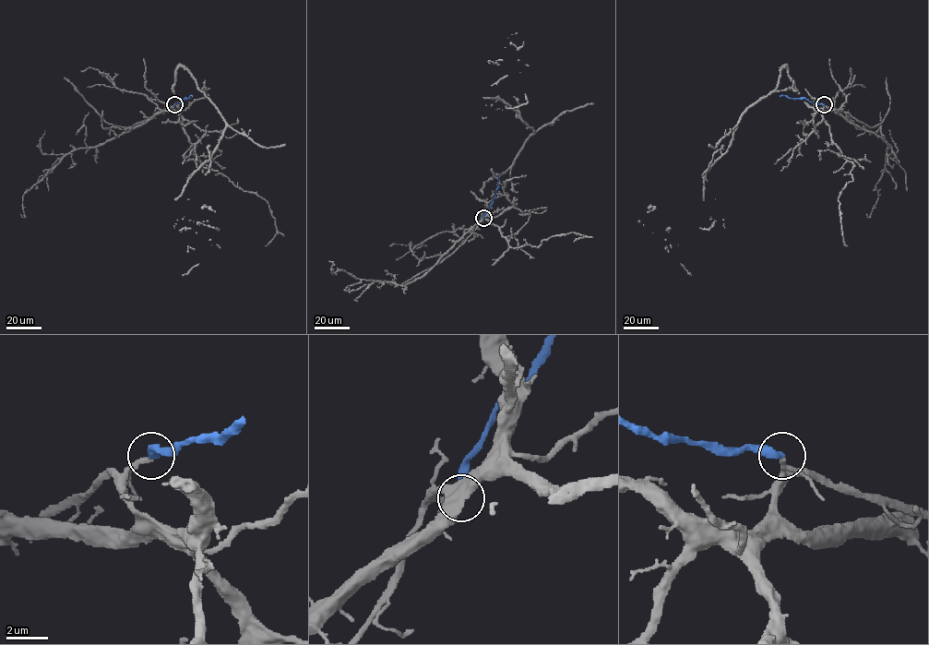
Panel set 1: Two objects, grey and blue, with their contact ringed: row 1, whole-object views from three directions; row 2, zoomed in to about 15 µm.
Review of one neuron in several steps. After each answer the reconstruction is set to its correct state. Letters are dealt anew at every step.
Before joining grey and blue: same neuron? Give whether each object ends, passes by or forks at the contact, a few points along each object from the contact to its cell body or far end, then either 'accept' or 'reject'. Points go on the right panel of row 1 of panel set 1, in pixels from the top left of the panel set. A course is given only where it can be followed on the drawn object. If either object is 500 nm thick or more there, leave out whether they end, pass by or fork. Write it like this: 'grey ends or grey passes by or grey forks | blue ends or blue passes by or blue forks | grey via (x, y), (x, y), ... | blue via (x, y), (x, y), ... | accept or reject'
grey ends | blue ends | grey via (824, 105), (788, 88), (747, 109), (704, 178), (715, 199), (708, 229), (652, 232), (639, 220), (650, 204) | blue via (824, 104), (814, 103), (805, 98), (780, 96) | reject

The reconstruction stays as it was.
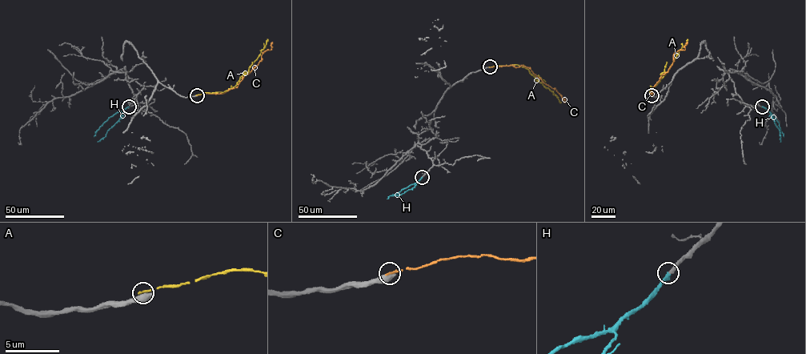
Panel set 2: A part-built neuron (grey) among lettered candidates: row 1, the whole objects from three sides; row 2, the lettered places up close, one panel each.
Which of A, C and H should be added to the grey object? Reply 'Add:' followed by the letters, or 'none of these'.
Add: H

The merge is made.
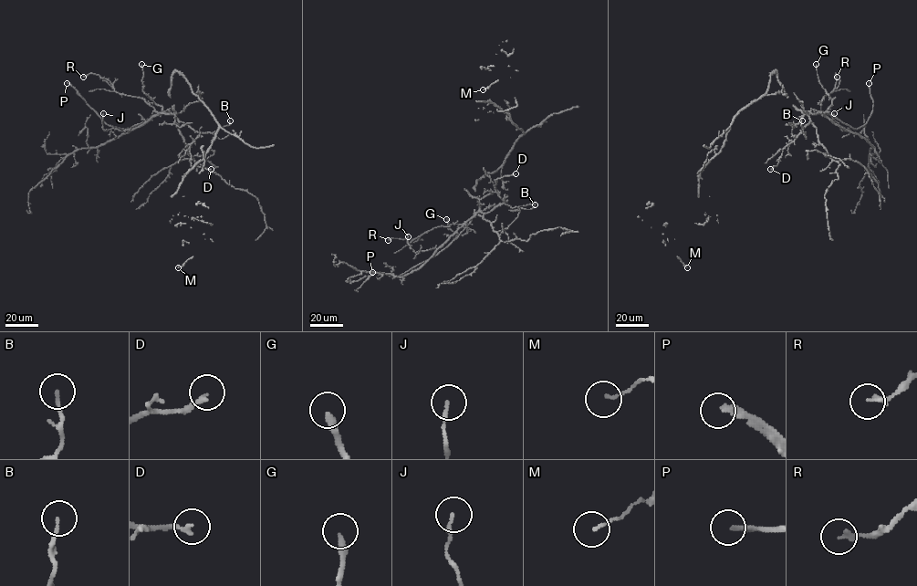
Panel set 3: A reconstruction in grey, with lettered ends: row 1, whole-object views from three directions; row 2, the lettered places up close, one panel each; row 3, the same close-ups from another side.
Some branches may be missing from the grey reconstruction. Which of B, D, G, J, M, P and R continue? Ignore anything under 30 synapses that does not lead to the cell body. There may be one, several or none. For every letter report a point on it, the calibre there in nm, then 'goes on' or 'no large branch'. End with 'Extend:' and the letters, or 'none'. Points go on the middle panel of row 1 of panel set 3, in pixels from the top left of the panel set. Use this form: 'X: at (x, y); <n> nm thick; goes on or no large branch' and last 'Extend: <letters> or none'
B: at (535, 204); 150 nm thick; no large branch
D: at (515, 173); 200 nm thick; no large branch
G: at (446, 219); 280 nm thick; no large branch
J: at (408, 236); 160 nm thick; no large branch
M: at (483, 89); 120 nm thick; no large branch
P: at (372, 272); 240 nm thick; goes on
R: at (388, 240); 190 nm thick; no large branch
Extend: P

